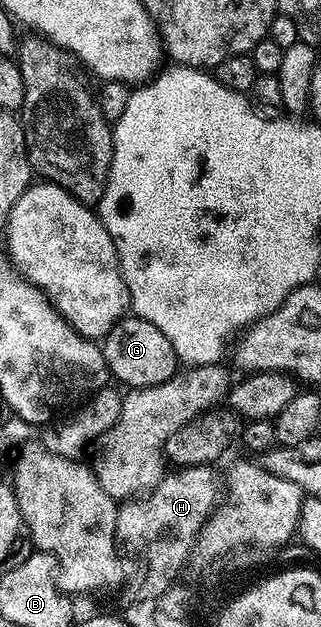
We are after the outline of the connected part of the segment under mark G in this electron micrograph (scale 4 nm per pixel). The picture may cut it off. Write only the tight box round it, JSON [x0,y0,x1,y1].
[102,315,178,389]

